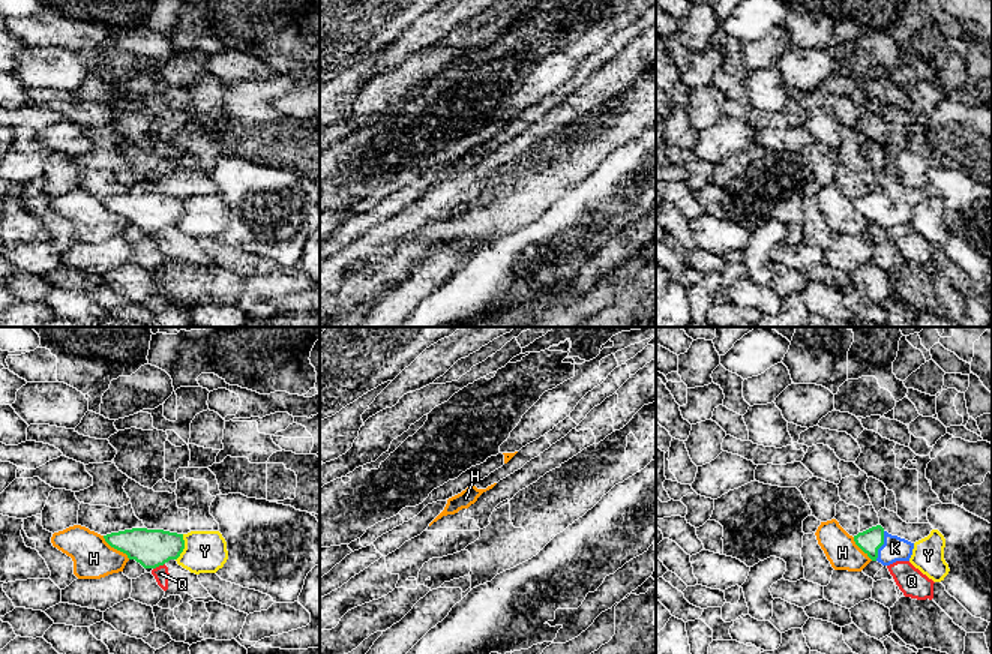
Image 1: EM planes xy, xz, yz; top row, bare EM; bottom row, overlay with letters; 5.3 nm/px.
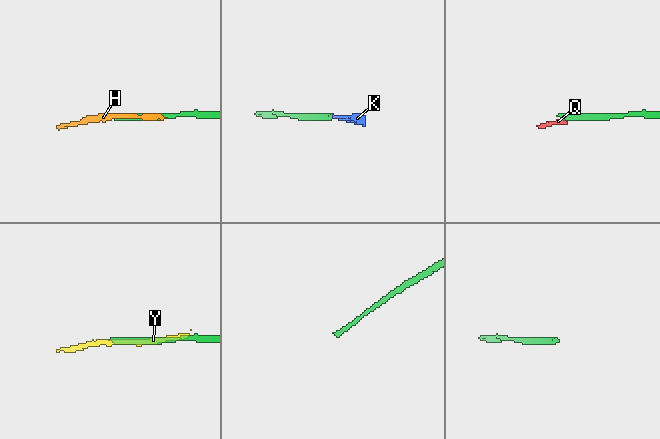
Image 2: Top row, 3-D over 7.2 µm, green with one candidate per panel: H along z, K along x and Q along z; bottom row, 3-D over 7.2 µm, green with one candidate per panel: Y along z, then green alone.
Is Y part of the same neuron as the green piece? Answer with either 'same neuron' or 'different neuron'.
different neuron

